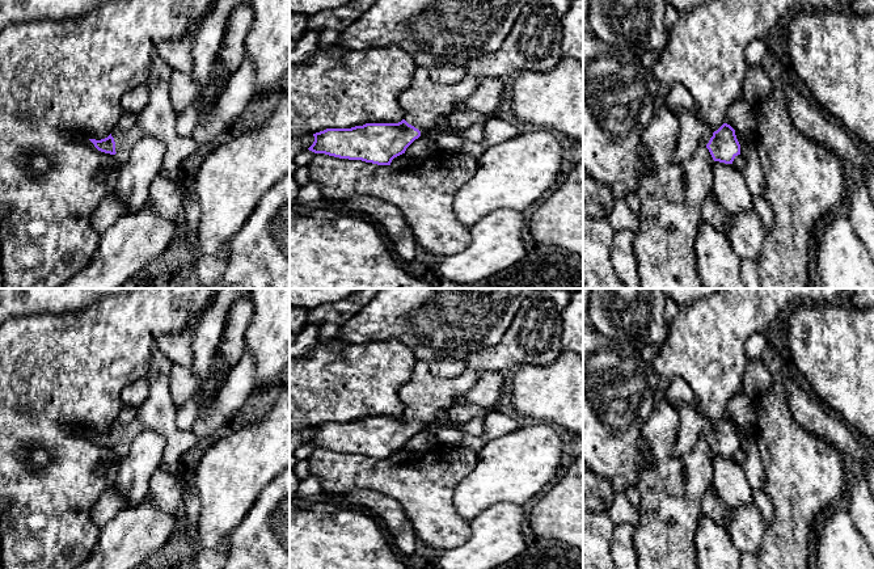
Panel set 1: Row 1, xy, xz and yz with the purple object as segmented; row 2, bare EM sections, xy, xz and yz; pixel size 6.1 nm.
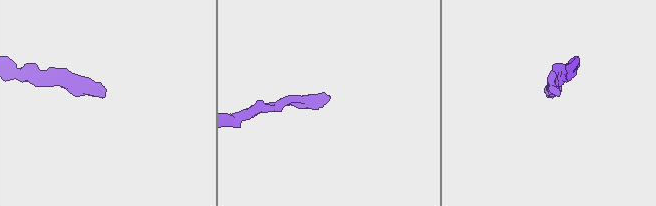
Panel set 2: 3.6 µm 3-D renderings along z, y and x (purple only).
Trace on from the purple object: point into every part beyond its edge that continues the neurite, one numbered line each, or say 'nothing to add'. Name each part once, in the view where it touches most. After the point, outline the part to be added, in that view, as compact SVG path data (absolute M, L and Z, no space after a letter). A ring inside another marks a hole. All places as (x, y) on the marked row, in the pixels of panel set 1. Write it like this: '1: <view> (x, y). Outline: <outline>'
1: xy (125, 139). Outline: M135 125L130 130L121 130L119 127L114 127L110 134L115 142L115 156L121 163L127 159L128 152L131 151L134 144L143 135L145 135L138 125Z

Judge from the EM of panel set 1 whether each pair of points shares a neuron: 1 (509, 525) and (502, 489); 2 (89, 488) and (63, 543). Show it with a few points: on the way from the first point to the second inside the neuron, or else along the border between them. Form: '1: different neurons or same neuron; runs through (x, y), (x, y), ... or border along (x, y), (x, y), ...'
1: different neurons; border along (523, 505), (492, 504), (476, 515)
2: same neuron; runs through (76, 501), (63, 514), (63, 530)

